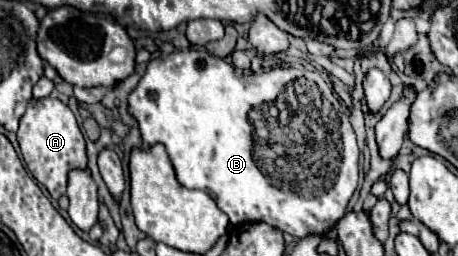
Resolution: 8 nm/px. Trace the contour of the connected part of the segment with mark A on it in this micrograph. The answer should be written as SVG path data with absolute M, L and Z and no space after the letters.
M42 98L32 100L26 108L26 116L20 120L18 128L18 144L22 158L32 172L32 176L48 188L50 196L58 200L62 194L66 194L68 186L68 172L70 170L86 170L88 168L88 156L86 156L86 142L80 132L80 126L76 122L76 116L72 110L62 104L56 98Z

